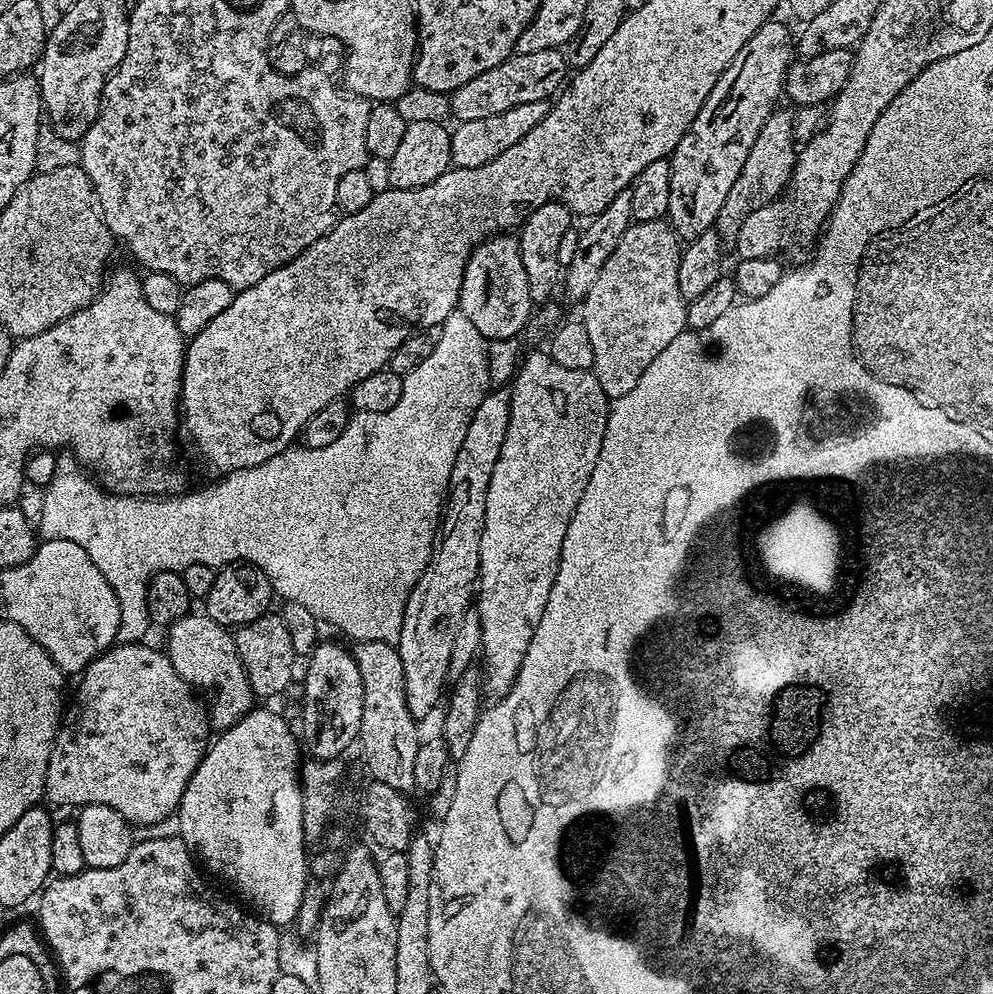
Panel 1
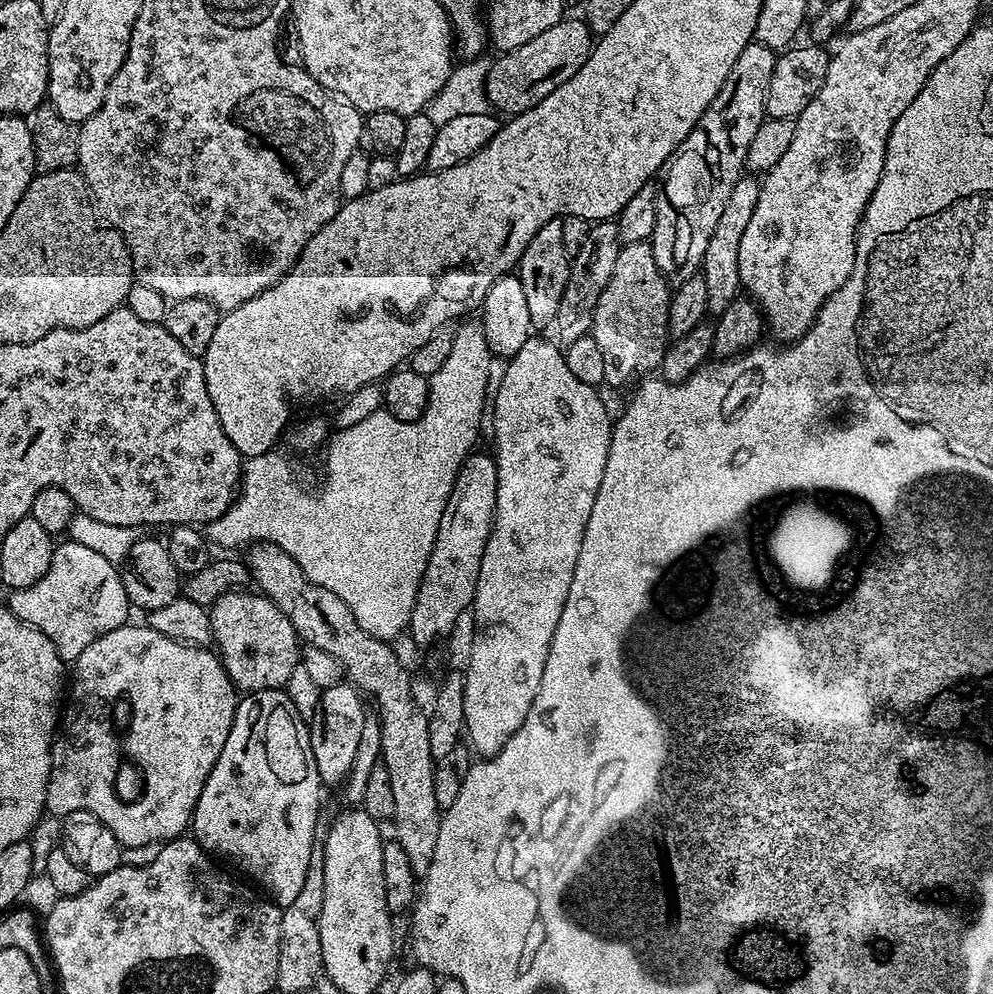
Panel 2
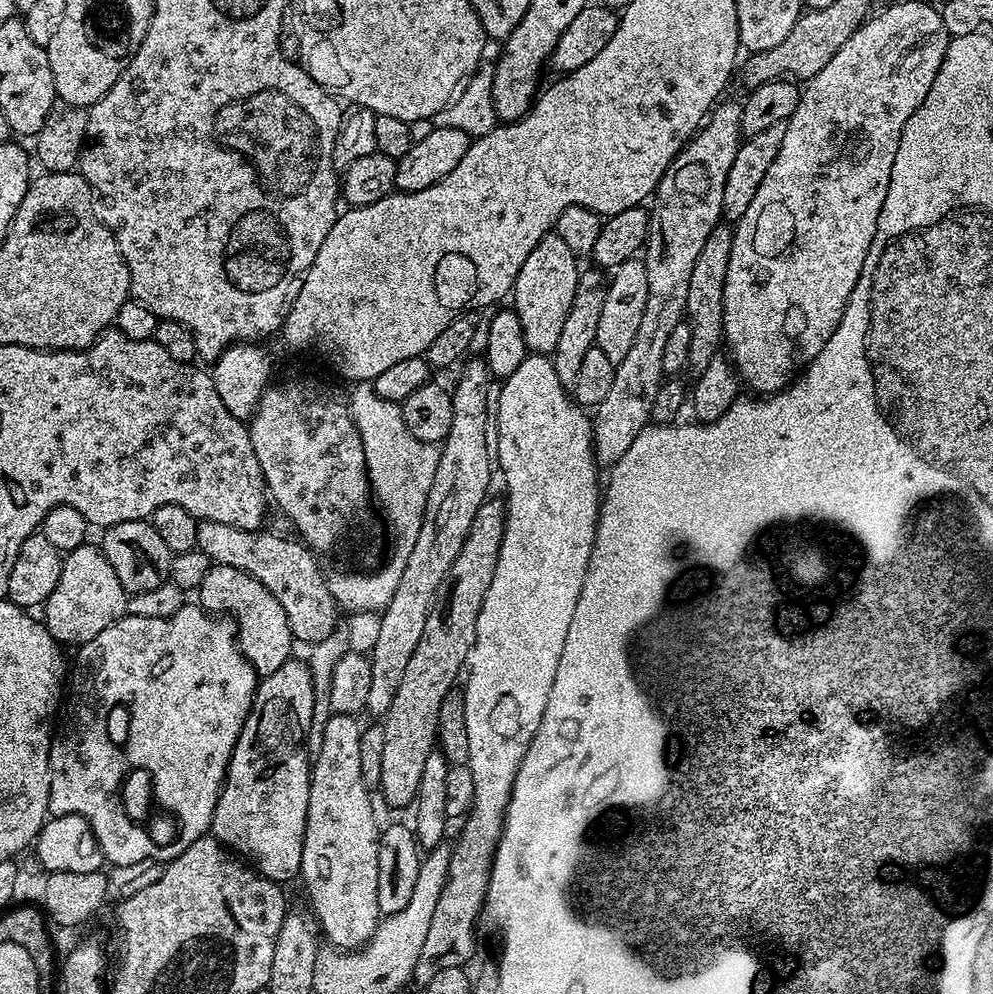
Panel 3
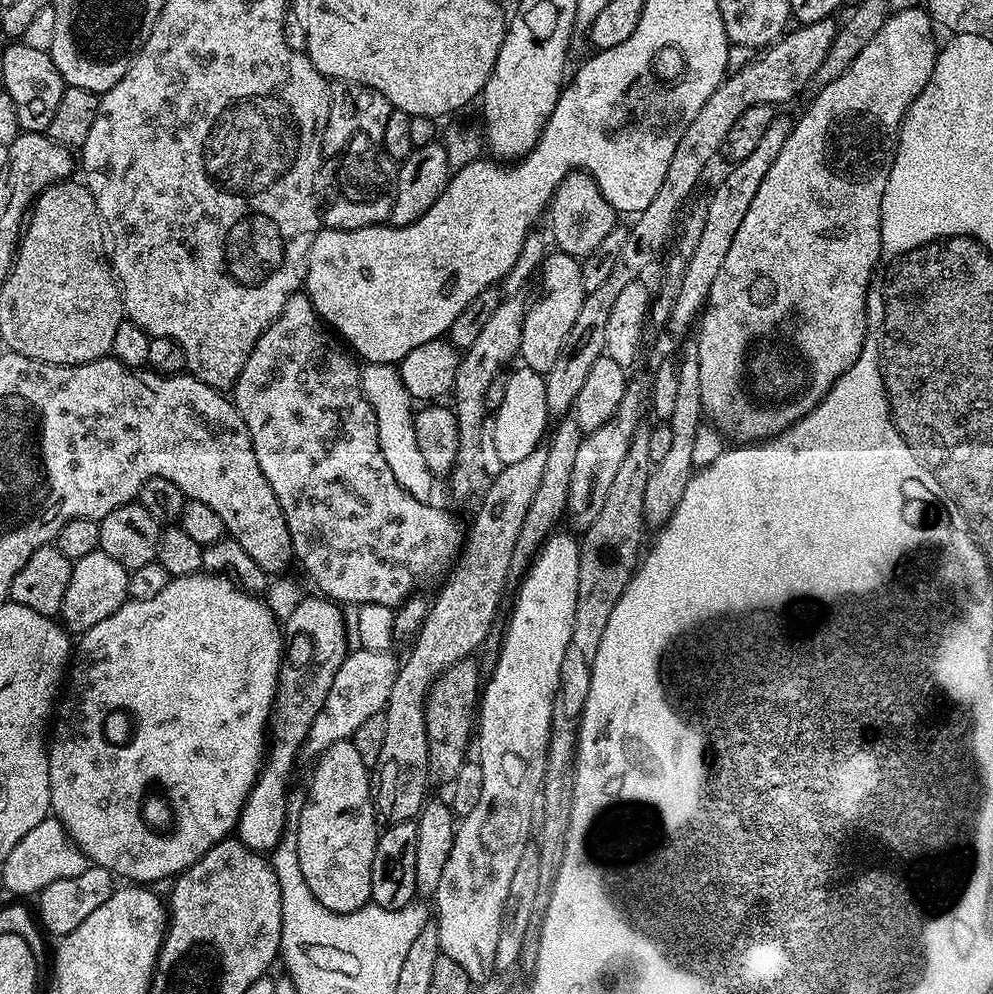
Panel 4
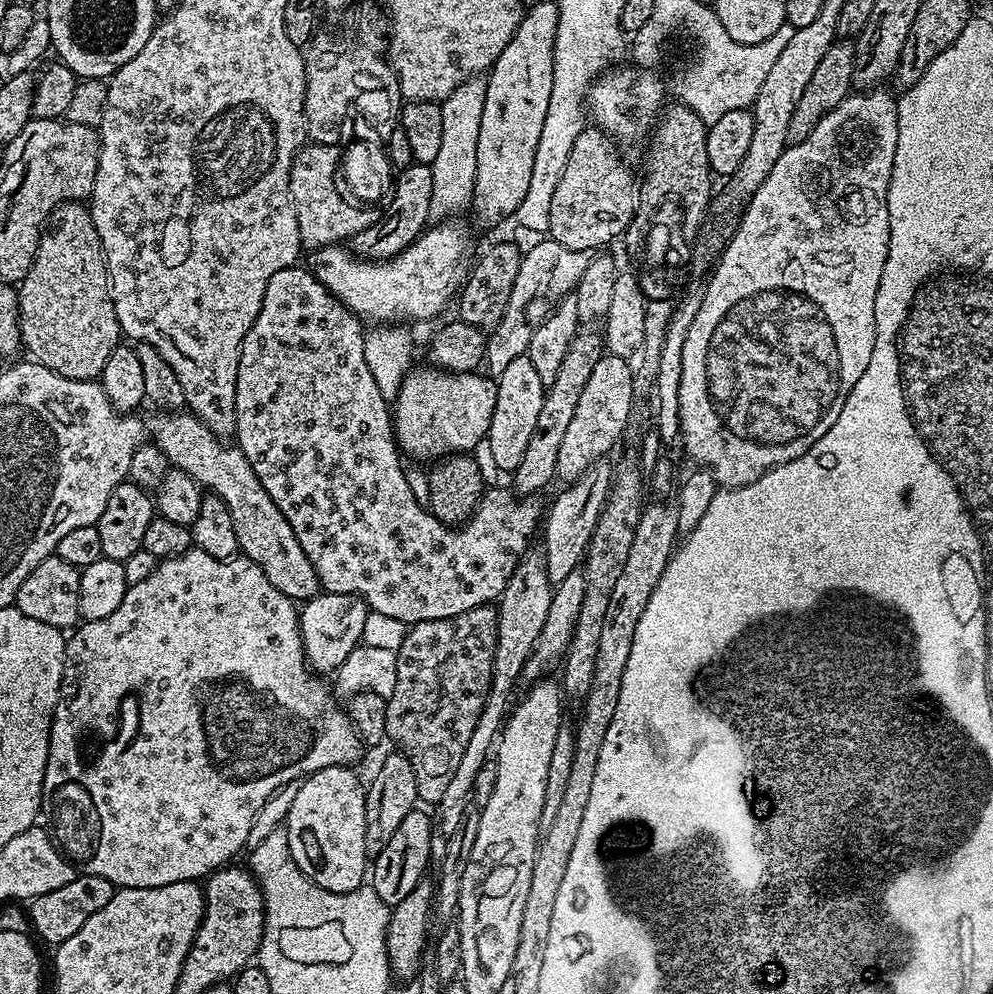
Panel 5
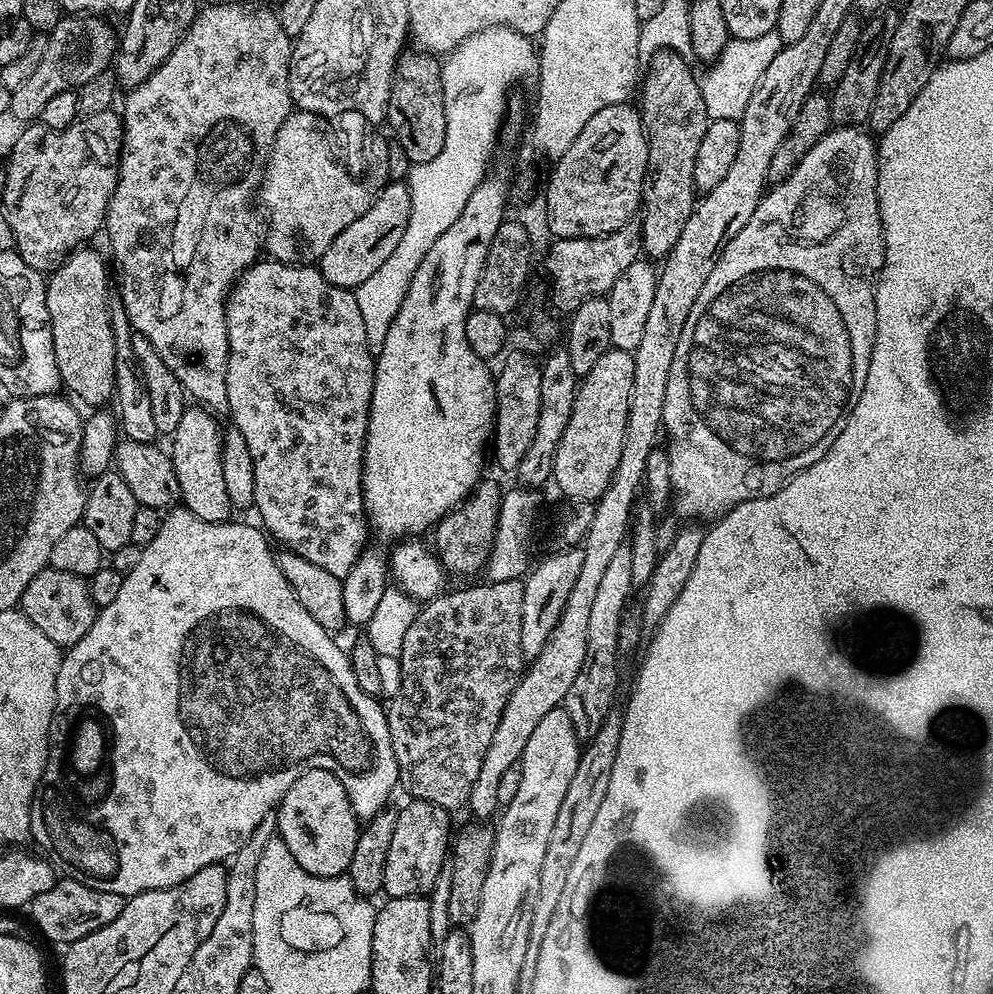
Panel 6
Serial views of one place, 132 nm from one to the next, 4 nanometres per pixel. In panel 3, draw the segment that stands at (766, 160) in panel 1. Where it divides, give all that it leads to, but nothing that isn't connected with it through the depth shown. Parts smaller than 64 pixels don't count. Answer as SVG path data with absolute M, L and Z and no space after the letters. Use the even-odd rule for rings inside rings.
M727 223L717 224L715 230L706 238L702 251L694 261L694 271L690 274L690 291L686 293L686 323L690 328L690 350L687 367L692 370L693 377L700 376L706 366L710 366L710 358L721 351L724 344L724 287L726 286L726 270L730 266L730 246L733 229Z

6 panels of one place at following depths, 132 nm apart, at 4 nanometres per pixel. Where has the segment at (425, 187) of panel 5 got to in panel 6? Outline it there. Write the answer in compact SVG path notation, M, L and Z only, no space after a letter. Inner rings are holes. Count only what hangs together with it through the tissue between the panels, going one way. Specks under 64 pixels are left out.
M388 182L380 189L378 195L373 199L370 210L357 218L330 242L326 254L318 261L318 267L326 282L334 286L342 286L355 290L394 254L402 234L406 231L406 224L410 222L410 190L407 183Z

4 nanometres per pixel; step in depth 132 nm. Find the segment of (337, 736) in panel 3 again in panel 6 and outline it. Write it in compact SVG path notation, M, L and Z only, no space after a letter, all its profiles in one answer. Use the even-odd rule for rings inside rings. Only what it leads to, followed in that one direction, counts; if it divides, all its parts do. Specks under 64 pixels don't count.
M311 768L303 772L290 790L286 790L275 813L276 831L302 870L319 876L342 876L347 873L362 824L350 806L350 798L342 782L338 782L330 770Z

